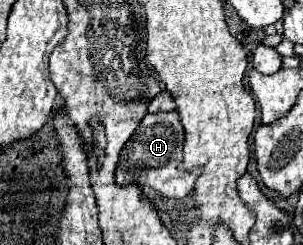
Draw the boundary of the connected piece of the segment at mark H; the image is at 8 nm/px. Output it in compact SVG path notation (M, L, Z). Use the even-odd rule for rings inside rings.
M175 111L145 115L137 127L137 133L133 133L133 137L125 143L125 149L121 151L115 181L121 187L129 183L135 183L137 187L149 185L161 197L183 199L193 191L199 171L197 169L193 173L181 171L177 167L181 161L181 153L183 153L183 125L179 121L179 115Z

